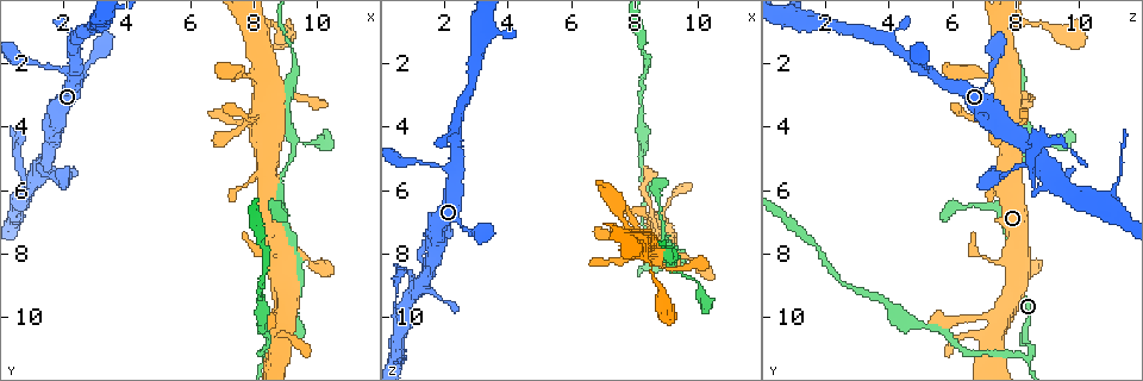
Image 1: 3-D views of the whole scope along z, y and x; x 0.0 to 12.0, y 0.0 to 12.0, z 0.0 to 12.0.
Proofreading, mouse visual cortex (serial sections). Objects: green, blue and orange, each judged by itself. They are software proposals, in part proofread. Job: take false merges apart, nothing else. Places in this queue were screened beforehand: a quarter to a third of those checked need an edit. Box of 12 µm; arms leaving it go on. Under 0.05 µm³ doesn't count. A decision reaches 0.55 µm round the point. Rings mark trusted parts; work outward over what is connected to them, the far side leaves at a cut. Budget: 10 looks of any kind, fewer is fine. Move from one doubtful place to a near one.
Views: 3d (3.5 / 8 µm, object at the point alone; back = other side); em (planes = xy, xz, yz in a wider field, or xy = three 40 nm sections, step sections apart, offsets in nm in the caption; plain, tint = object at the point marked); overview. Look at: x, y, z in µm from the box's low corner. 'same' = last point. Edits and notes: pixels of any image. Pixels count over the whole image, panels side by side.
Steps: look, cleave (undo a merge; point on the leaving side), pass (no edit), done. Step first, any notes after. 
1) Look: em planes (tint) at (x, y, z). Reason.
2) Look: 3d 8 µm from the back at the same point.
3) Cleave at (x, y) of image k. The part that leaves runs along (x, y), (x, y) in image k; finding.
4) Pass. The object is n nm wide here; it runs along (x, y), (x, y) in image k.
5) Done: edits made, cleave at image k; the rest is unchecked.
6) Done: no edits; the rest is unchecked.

Look: 3d 3.5 µm at (1.0, 5.9, 9.0). Sharp bend.

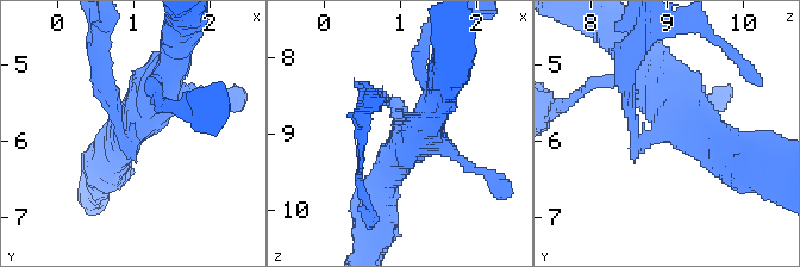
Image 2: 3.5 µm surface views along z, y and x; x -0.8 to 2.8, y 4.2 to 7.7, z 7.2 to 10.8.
Look: em planes (tint) at (1.05, 5.85, 8.95).

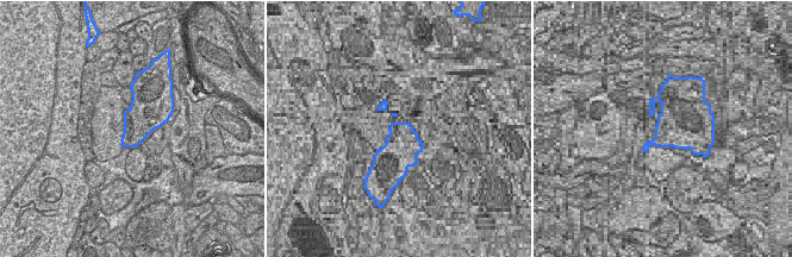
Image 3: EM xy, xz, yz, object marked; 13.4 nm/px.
Cleave at (110, 100) of image 2. The part that leaves runs along (124, 135), (99, 76), (99, 32) in image 2; a second cell is stuck on.

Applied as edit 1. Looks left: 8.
Look: overview. Redraw.

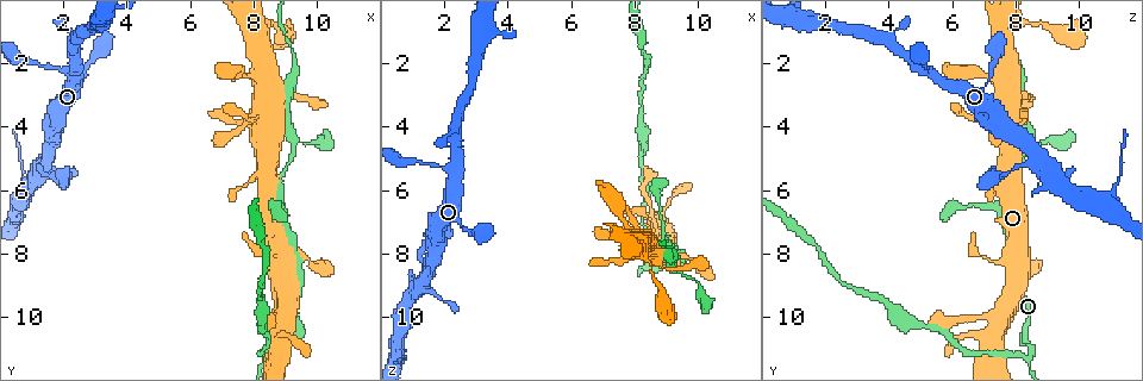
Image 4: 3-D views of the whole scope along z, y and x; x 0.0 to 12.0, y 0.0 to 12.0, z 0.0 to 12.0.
Look: em xy step 1 (tint) at (2.3, 1.4, 4.0). Abrupt turn.

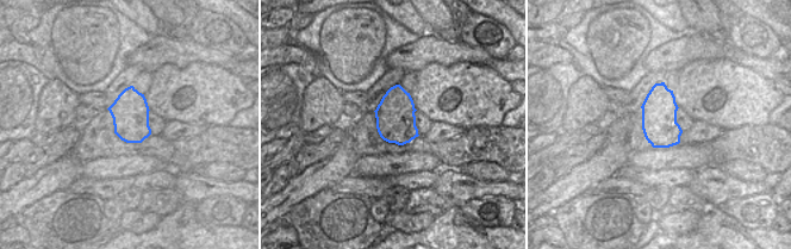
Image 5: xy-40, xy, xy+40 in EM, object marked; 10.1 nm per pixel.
Look: 3d 3.5 µm at the same point.

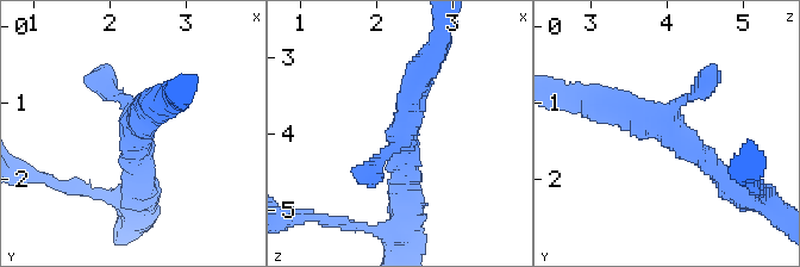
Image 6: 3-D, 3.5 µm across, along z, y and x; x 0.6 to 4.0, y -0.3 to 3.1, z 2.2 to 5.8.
Pass. The object is 400 nm wide here; it runs along (725, 181), (662, 123), (600, 101) in image 6; one cell here.

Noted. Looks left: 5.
Look: em xy step 5 (tint) at (8.5, 8.2, 7.2). A narrow waist.

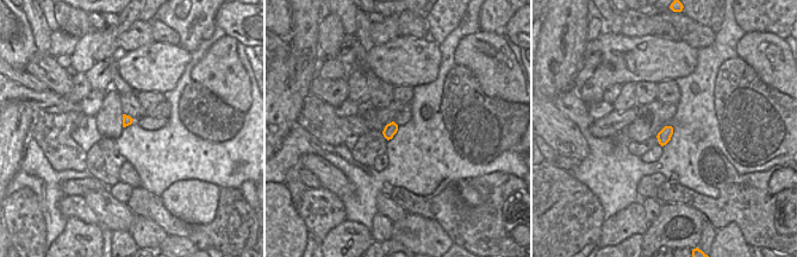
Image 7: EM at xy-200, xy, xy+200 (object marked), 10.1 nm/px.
Look: 3d 3.5 µm at the same point.

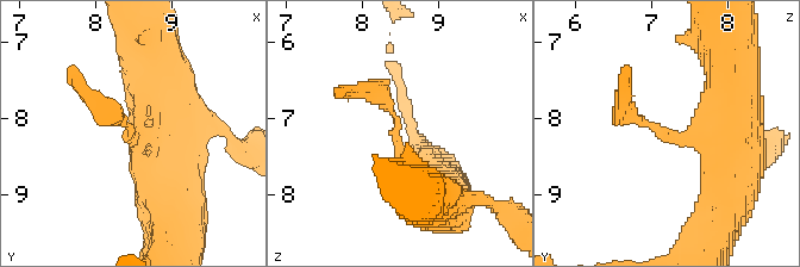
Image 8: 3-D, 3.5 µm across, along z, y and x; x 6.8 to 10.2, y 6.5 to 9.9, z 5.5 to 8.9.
Pass. It runs along (438, 205), (405, 178), (391, 104), (357, 92) in image 8; all the same cell.

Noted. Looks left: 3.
Look: 3d 3.5 µm at (9.1, 4.6, 8.4). Abrupt turn.

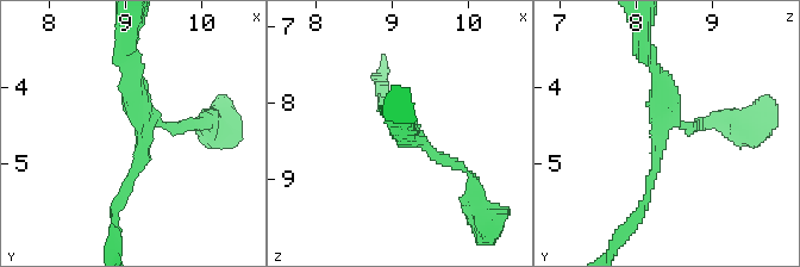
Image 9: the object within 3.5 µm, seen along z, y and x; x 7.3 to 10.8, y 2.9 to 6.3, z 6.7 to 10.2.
Pass. The arms are 150, 150, 200 nm wide; it runs along (118, 198), (143, 150), (129, 51) in image 9; one cell here.

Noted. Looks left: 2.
Done: edits made, cleave at image 2; the rest is unchecked.

